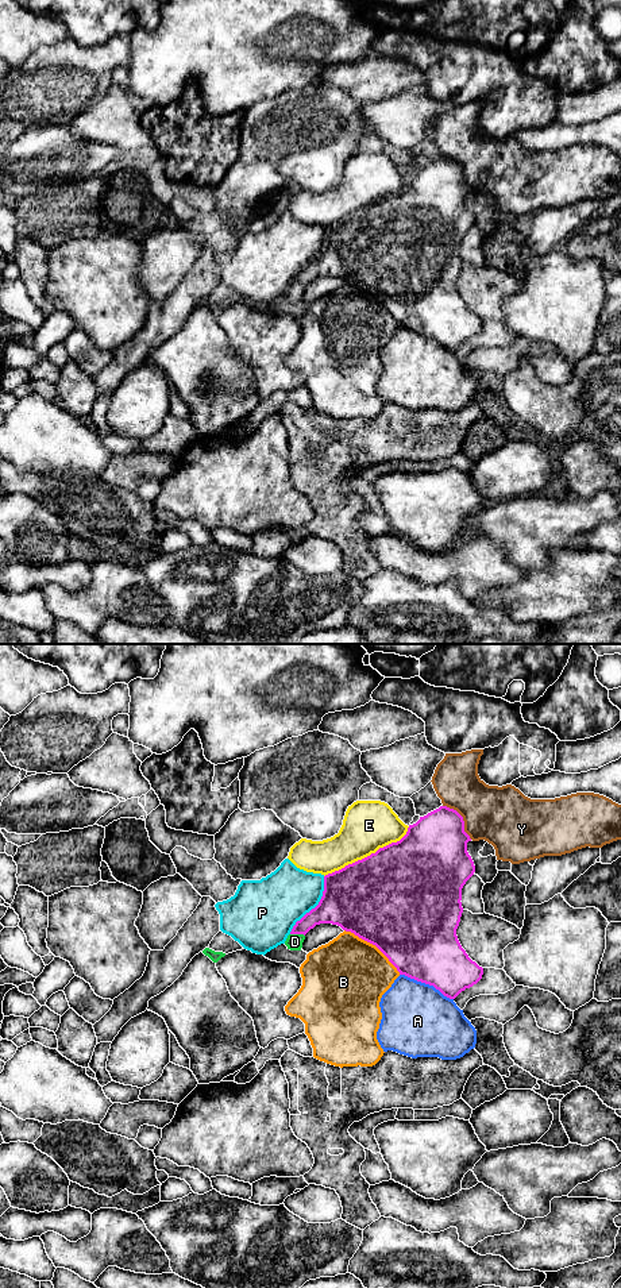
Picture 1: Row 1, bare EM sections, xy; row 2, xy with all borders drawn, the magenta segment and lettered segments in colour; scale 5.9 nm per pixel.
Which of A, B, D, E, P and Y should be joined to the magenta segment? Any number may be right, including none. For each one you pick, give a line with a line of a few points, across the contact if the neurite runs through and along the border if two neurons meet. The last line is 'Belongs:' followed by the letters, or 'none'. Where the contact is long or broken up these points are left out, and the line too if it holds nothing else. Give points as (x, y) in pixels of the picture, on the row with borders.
D: Line: xy (331, 909), (313, 917), (297, 933), (294, 941)
Belongs: D

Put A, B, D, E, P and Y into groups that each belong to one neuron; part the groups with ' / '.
A / B / D / E / P / Y

